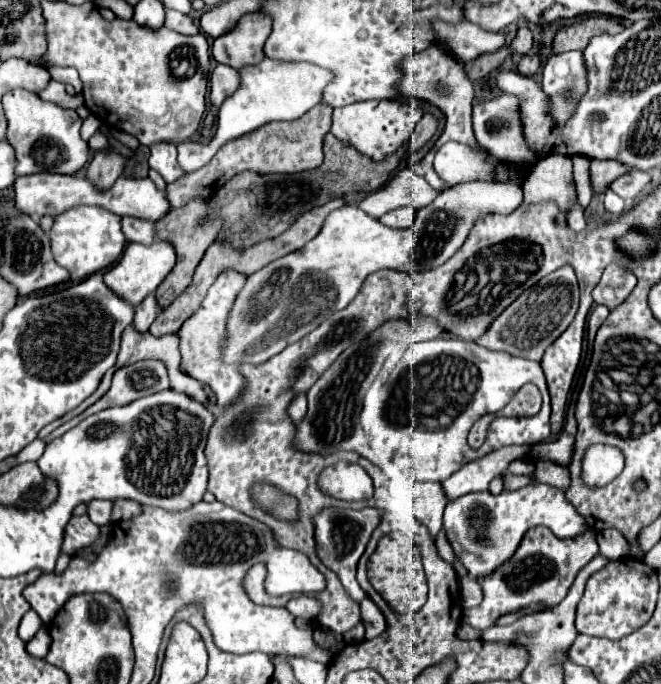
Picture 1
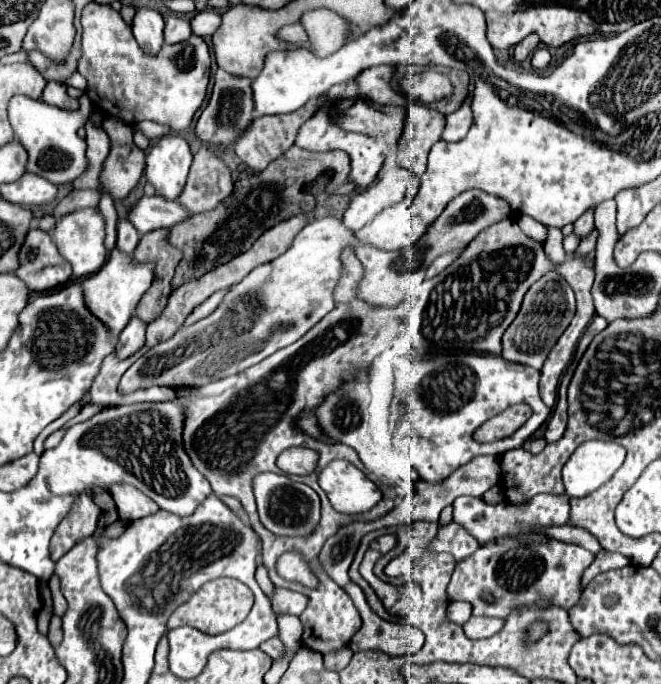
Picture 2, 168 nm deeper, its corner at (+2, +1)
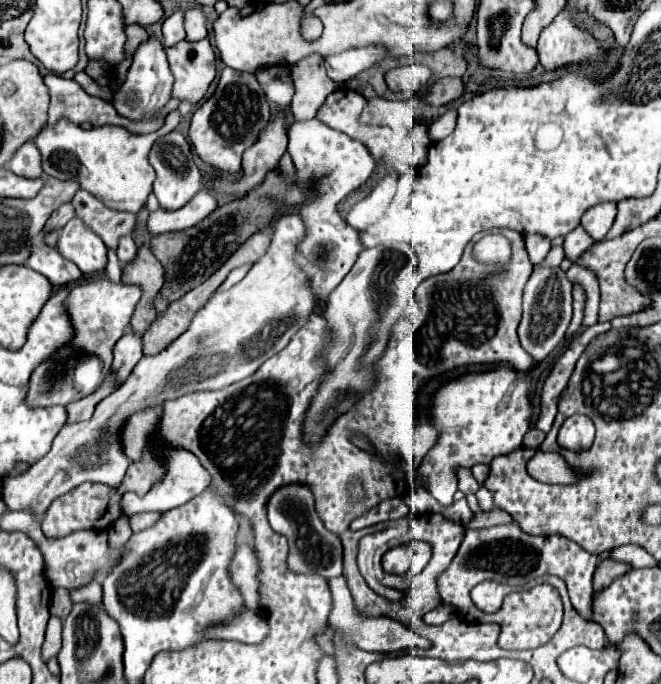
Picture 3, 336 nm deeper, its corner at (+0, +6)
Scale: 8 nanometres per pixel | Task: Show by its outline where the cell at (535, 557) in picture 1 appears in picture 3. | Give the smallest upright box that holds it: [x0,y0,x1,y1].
[436,523,598,623]

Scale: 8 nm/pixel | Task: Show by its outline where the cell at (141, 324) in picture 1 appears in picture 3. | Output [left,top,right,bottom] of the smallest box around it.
[112,329,142,387]

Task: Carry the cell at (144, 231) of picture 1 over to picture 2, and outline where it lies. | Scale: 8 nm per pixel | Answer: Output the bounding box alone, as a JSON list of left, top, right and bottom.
[116,220,140,254]

